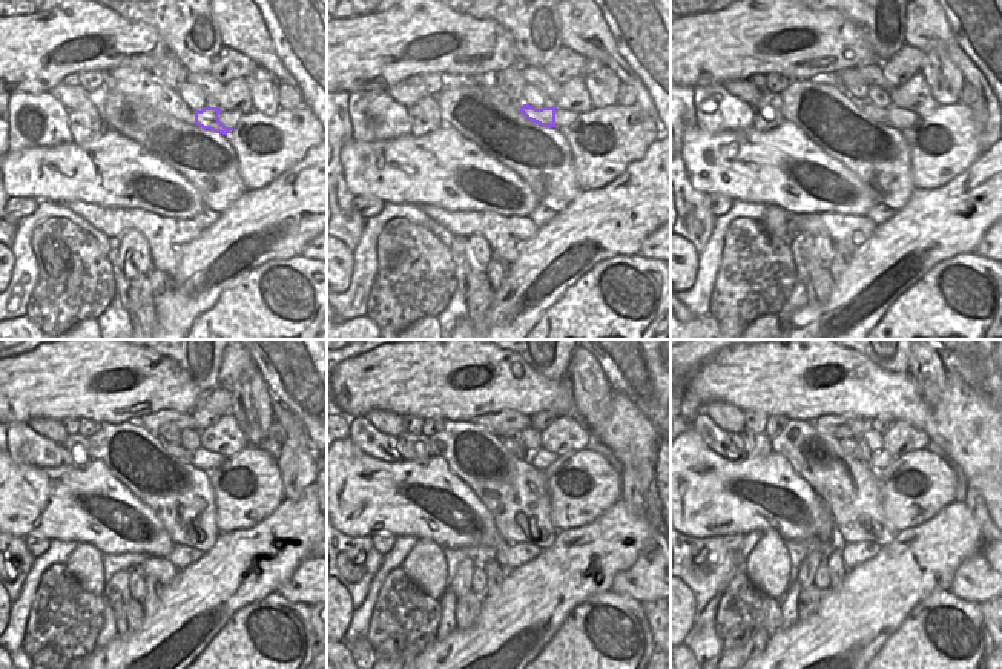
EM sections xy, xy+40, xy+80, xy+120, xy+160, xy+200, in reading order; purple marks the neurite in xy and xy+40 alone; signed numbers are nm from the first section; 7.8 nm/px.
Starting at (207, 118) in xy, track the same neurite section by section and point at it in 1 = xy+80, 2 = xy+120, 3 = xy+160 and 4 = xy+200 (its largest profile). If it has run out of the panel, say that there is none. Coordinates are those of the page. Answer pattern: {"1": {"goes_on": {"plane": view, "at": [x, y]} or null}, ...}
{"1": {"goes_on": {"plane": "xy+80", "at": [881, 115]}}, "2": {"goes_on": {"plane": "xy+120", "at": [183, 454]}}, "3": {"goes_on": {"plane": "xy+160", "at": [508, 444]}}, "4": {"goes_on": {"plane": "xy+200", "at": [849, 445]}}}

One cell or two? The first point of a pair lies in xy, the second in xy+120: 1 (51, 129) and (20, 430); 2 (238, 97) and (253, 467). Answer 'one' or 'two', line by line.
1: one
2: two

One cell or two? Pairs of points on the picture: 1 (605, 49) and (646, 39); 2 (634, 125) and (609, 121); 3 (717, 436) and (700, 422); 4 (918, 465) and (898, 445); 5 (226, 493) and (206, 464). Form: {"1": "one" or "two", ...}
{"1": "two", "2": "one", "3": "one", "4": "two", "5": "two"}

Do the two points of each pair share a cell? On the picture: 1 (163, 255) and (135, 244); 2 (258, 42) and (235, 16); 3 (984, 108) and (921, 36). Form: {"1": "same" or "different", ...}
{"1": "different", "2": "same", "3": "same"}

